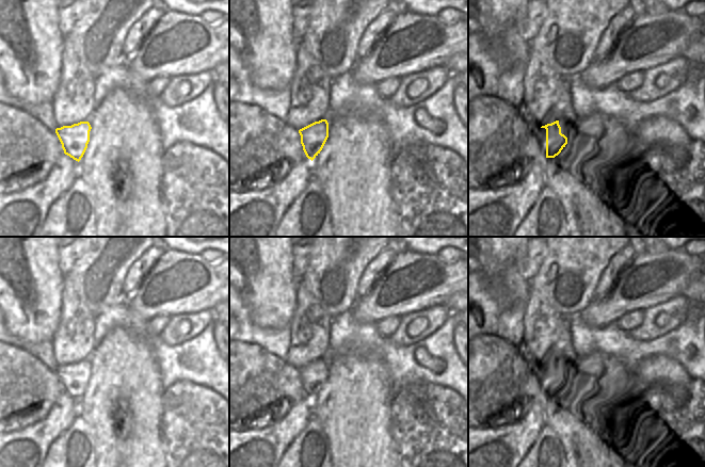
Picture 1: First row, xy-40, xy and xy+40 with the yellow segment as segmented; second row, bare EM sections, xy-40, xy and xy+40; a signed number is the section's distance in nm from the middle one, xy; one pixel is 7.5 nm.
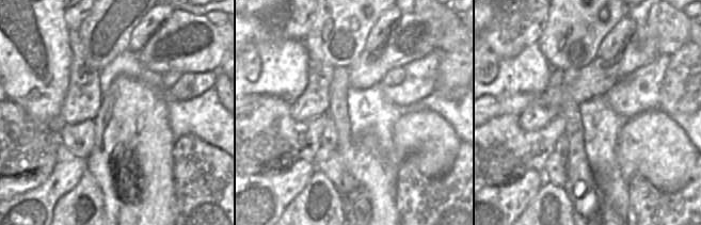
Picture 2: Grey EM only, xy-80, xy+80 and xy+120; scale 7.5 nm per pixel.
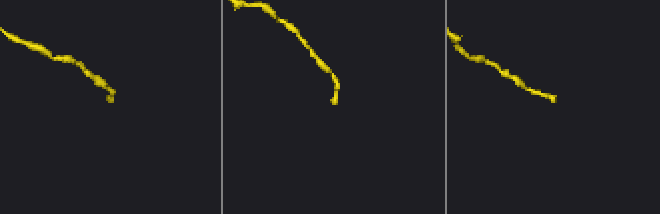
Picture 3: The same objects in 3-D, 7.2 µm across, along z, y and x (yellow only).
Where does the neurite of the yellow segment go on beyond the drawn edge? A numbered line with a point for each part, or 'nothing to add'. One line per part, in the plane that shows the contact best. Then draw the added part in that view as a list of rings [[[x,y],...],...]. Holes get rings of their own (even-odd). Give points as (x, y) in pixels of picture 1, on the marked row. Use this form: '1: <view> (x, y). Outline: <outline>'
1: xy+40 (562, 122). Outline: [[[562,115],[558,120],[559,120],[559,125],[561,127],[561,133],[567,138],[567,123],[566,123],[564,116]]]

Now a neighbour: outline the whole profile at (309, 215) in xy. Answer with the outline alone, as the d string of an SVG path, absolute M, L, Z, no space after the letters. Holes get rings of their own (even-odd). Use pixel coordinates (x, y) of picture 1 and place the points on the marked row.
M311 177L307 187L286 210L274 237L334 237L331 204L320 181Z

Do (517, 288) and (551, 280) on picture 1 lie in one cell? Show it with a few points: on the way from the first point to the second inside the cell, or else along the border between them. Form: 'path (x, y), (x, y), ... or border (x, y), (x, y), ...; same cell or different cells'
border (528, 282), (528, 286), (531, 289); different cells

